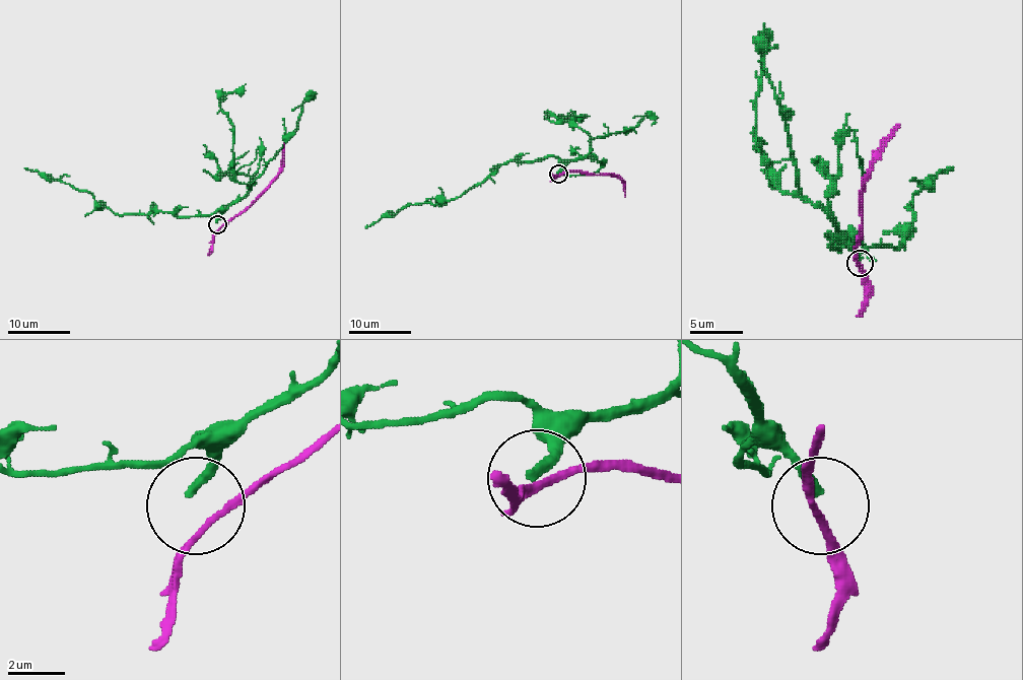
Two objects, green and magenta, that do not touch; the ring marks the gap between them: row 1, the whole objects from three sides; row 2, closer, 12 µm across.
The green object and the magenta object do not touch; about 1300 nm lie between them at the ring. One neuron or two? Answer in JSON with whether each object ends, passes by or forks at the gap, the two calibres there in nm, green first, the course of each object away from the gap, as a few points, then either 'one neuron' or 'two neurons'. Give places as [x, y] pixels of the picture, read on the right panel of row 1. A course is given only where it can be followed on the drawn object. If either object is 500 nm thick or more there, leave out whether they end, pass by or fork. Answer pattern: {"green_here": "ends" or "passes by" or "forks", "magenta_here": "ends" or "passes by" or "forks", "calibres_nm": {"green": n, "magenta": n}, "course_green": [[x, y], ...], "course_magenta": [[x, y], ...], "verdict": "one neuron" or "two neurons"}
{"green_here": "ends", "magenta_here": "passes by", "calibres_nm": {"green": 320, "magenta": 240}, "course_green": [[857, 260], [835, 239], [830, 247], [840, 250], [843, 242], [896, 247], [912, 212], [912, 196], [952, 167]], "course_magenta": [[860, 268], [857, 247], [862, 181], [875, 151], [899, 125]], "verdict": "two neurons"}

